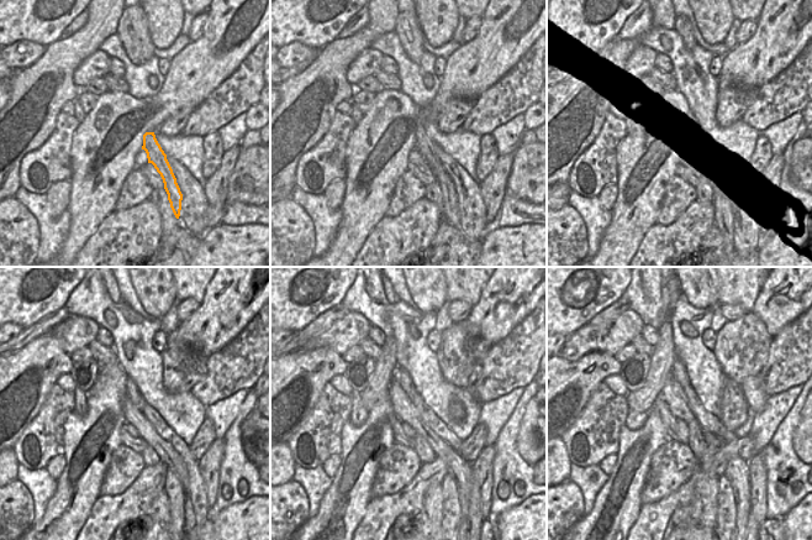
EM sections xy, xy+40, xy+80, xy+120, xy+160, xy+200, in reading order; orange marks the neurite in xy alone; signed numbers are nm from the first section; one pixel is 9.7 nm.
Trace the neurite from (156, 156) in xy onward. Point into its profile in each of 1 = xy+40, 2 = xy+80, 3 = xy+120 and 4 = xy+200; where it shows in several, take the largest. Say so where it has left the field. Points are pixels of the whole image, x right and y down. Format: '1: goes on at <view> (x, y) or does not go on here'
1: goes on at xy+40 (426, 146)
2: goes on at xy+80 (724, 215)
3: goes on at xy+120 (175, 493)
4: goes on at xy+200 (726, 513)

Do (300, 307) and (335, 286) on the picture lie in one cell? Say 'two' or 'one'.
one

